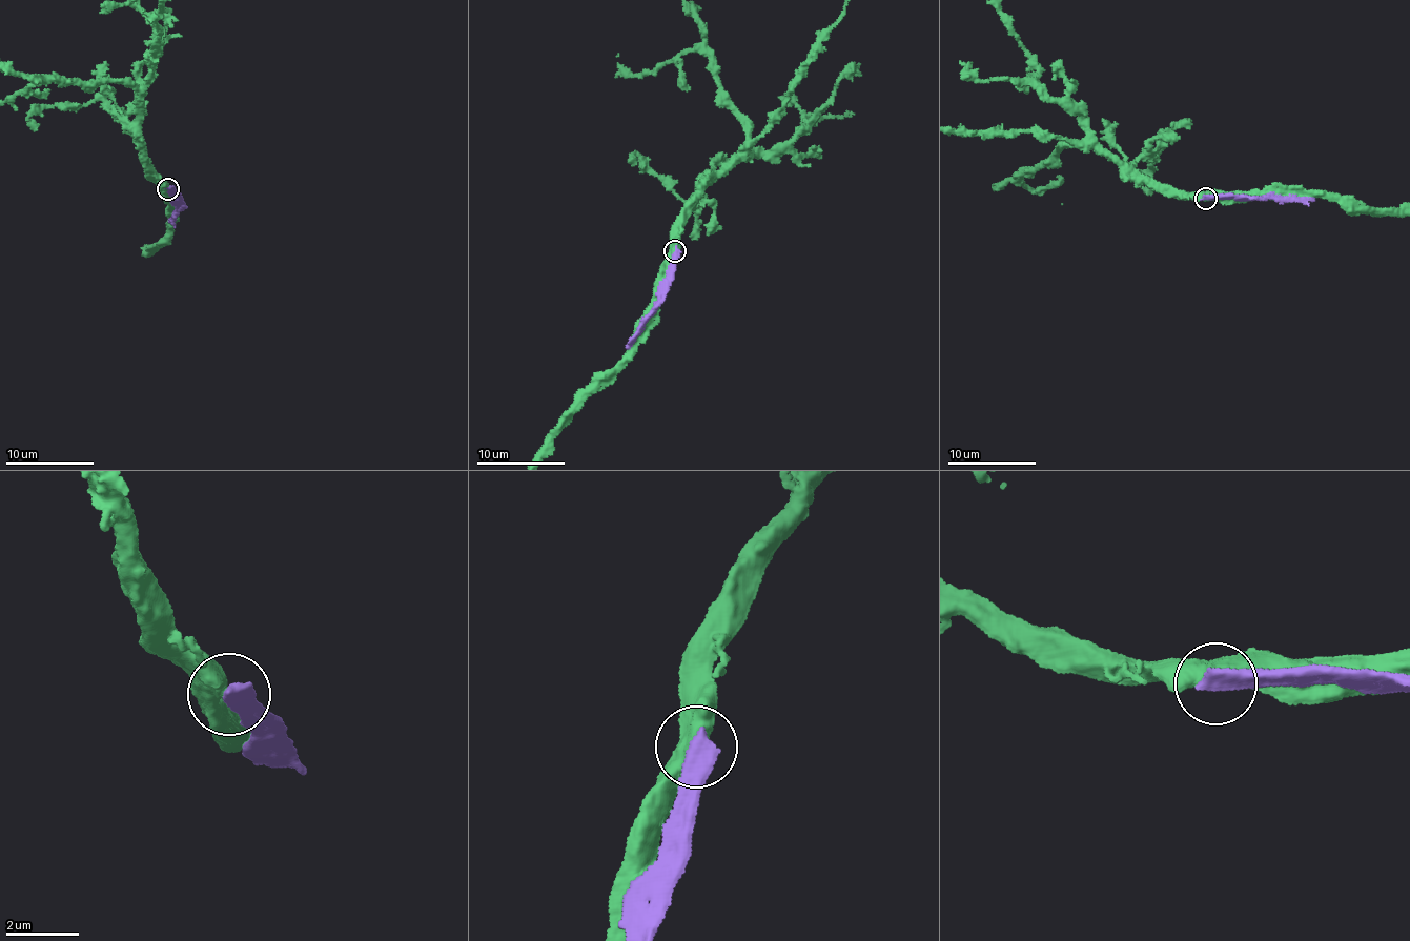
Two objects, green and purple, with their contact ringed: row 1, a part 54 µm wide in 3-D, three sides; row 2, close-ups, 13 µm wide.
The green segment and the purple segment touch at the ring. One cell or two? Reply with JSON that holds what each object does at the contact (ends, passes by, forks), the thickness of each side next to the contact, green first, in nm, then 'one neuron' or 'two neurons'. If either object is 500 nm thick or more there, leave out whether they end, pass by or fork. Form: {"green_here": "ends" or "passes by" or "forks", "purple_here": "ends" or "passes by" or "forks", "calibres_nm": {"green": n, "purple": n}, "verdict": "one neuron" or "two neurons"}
{"calibres_nm": {"green": 700, "purple": 480}, "verdict": "two neurons"}

